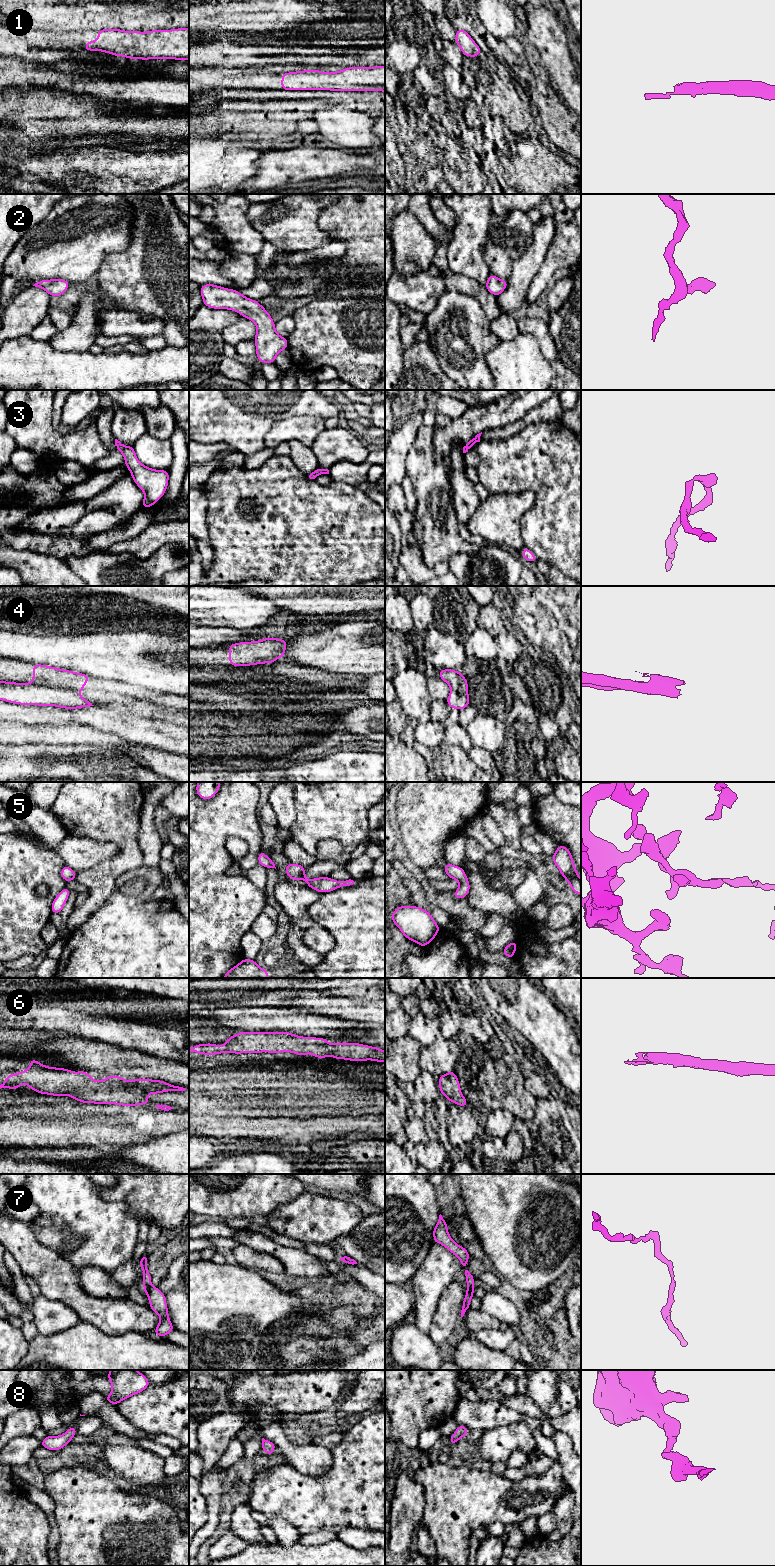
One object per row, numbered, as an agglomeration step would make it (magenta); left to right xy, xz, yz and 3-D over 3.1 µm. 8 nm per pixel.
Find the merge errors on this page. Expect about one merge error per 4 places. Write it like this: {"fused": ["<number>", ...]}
{"fused": ["4"]}

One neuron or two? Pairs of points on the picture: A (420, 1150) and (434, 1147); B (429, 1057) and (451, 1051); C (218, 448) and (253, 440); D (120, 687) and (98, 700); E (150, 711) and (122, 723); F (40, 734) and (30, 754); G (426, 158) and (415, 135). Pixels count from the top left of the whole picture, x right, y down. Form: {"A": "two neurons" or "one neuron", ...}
{"A": "one neuron", "B": "one neuron", "C": "two neurons", "D": "two neurons", "E": "two neurons", "F": "two neurons", "G": "one neuron"}

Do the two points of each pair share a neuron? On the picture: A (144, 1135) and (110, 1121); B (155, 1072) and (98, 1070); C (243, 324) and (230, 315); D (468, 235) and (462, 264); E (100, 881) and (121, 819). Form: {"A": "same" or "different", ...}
{"A": "same", "B": "same", "C": "different", "D": "same", "E": "same"}

